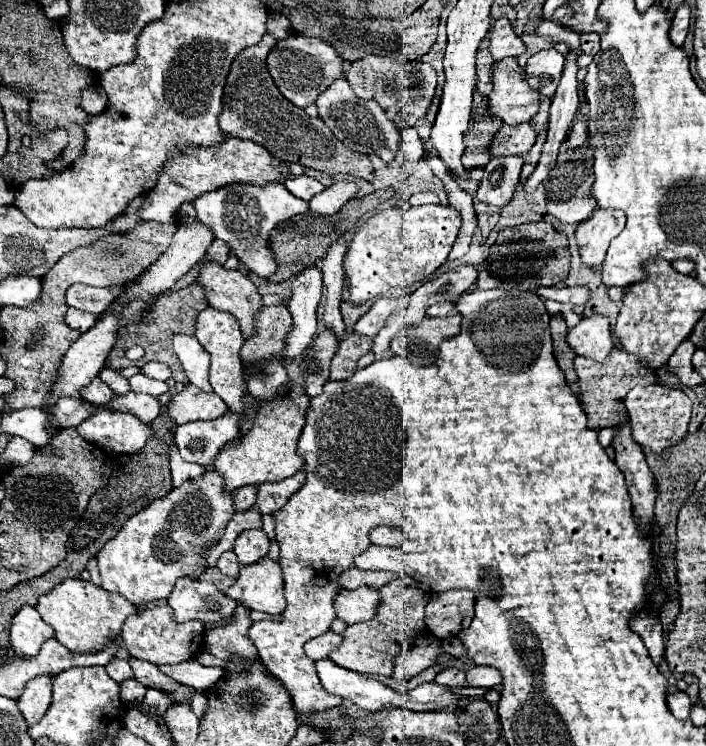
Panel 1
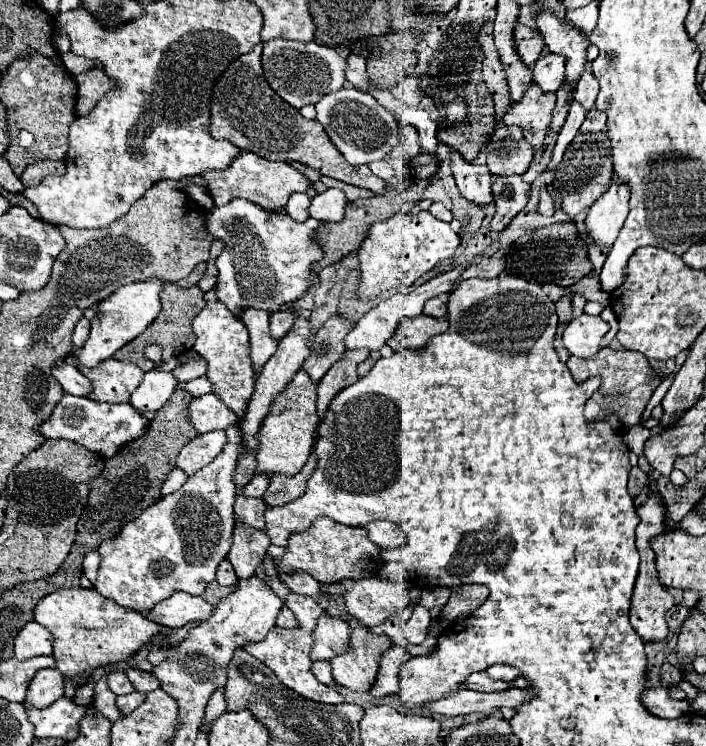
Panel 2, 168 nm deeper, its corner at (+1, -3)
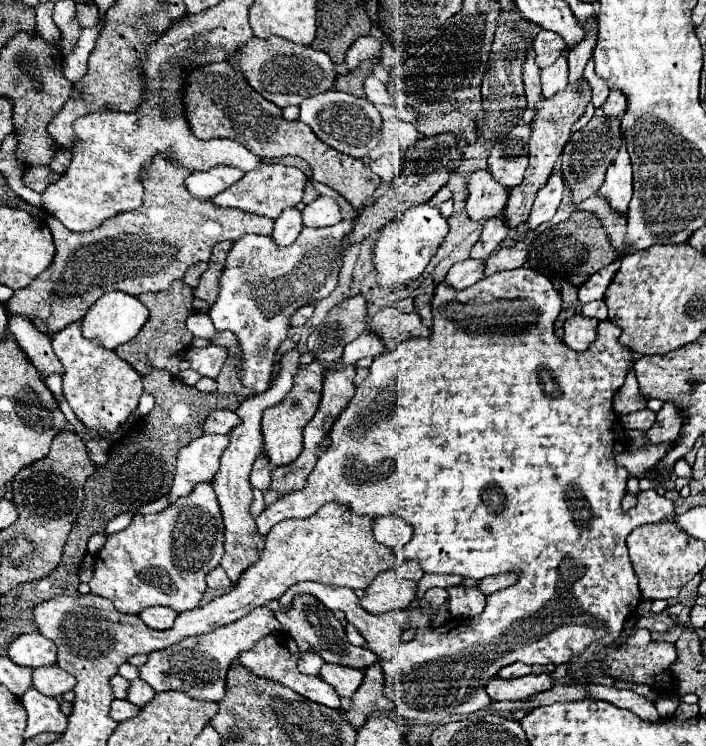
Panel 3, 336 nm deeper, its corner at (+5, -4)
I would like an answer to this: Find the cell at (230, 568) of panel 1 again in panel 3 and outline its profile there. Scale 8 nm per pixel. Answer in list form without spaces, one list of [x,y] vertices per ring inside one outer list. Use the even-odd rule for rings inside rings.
[[[215,567],[209,575],[207,575],[207,585],[211,589],[229,589],[231,581],[227,577],[227,573],[223,571],[223,567]]]

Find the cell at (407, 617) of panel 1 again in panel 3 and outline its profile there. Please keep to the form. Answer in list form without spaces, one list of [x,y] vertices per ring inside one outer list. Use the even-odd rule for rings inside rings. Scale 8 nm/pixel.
[[[323,665],[319,673],[323,681],[335,687],[339,697],[351,697],[359,689],[363,675],[365,675],[363,671],[357,671],[353,667],[341,667],[341,665]]]

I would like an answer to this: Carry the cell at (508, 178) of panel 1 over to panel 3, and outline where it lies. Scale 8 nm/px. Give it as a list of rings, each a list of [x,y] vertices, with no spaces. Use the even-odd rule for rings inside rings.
[[[497,215],[493,219],[487,219],[485,227],[483,227],[483,233],[481,233],[481,239],[471,249],[471,257],[473,259],[489,257],[497,249],[497,245],[507,237],[509,231],[511,229],[505,227],[505,223],[501,223],[501,215]]]

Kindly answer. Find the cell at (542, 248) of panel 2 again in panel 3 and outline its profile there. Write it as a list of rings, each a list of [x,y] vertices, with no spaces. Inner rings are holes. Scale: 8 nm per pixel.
[[[575,211],[567,221],[543,231],[537,239],[533,239],[525,265],[535,271],[541,271],[551,281],[555,281],[559,275],[561,281],[579,287],[589,279],[589,275],[607,267],[617,257],[619,253],[613,253],[613,247],[609,245],[609,239],[597,217],[587,211]]]

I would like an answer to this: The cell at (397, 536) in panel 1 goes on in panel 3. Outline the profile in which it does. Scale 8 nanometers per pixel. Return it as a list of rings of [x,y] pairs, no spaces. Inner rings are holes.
[[[387,515],[387,517],[379,517],[373,523],[373,537],[391,547],[393,551],[401,551],[405,547],[405,543],[411,539],[413,529],[409,523],[405,523],[401,517],[397,515]]]

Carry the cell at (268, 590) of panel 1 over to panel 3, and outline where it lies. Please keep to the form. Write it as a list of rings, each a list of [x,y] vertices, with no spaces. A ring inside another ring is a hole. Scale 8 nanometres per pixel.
[[[257,607],[249,615],[221,625],[211,633],[197,635],[193,639],[183,639],[167,649],[155,651],[149,655],[149,661],[139,669],[139,677],[147,681],[153,689],[173,689],[185,691],[193,699],[201,701],[219,701],[225,697],[225,675],[229,665],[237,659],[237,655],[245,649],[251,649],[259,639],[269,633],[279,633],[281,623],[269,607]]]

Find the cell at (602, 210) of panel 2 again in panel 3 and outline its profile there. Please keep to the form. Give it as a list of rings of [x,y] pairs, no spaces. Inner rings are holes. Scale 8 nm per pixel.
[[[623,145],[619,149],[615,161],[607,169],[607,177],[605,177],[605,183],[599,189],[599,195],[607,199],[609,207],[615,213],[625,215],[627,205],[631,201],[631,185],[633,185],[631,183],[631,163],[629,163],[629,153]]]

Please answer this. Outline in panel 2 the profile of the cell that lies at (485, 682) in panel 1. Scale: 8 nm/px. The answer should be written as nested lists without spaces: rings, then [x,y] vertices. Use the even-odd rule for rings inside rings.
[[[495,664],[495,666],[491,666],[489,670],[485,670],[489,676],[493,676],[493,678],[499,678],[499,680],[515,680],[515,678],[519,678],[521,676],[521,672],[517,670],[517,668],[513,668],[513,666],[507,666],[507,664]]]

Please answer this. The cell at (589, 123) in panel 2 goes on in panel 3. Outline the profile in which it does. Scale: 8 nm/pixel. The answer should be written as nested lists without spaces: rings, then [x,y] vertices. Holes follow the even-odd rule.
[[[611,91],[607,101],[595,111],[595,115],[609,115],[611,117],[619,117],[625,111],[625,95],[621,91]]]

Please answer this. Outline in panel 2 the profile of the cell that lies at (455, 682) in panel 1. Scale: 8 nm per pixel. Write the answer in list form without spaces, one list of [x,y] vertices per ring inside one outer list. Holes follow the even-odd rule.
[[[477,672],[477,674],[471,674],[467,678],[465,686],[471,690],[477,690],[477,692],[503,692],[503,690],[511,688],[511,682],[495,680],[491,676],[487,676],[485,672]]]

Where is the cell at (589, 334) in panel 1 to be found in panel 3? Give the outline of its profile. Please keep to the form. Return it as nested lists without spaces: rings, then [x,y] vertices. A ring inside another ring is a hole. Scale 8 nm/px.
[[[573,315],[563,325],[563,341],[573,351],[585,351],[597,339],[599,321],[585,315]]]

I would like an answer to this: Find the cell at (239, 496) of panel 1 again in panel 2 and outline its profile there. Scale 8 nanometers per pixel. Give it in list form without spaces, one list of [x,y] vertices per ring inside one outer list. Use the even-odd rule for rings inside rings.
[[[255,474],[253,480],[243,488],[245,496],[263,496],[269,486],[269,476],[267,474]]]

